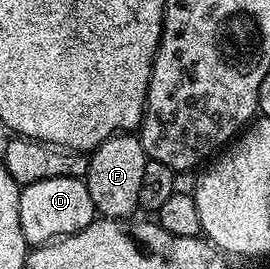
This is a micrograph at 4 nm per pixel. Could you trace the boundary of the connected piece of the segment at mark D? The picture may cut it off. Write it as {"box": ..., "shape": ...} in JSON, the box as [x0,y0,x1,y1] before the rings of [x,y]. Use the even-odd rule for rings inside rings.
{"box":[20,176,96,245],"shape":[[[76,176],[44,178],[44,182],[32,182],[20,191],[20,230],[27,245],[48,244],[59,236],[71,236],[95,219],[96,209],[85,179]]]}

